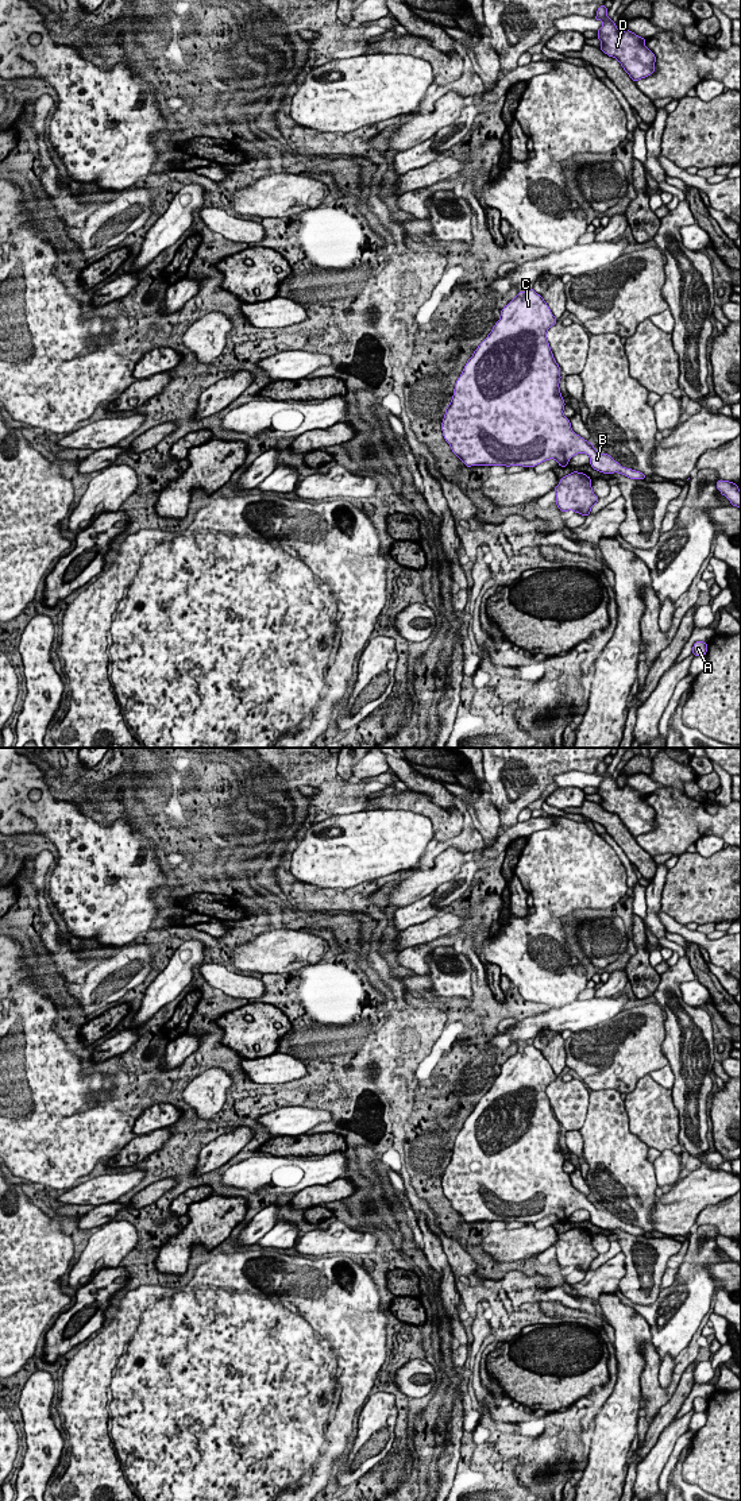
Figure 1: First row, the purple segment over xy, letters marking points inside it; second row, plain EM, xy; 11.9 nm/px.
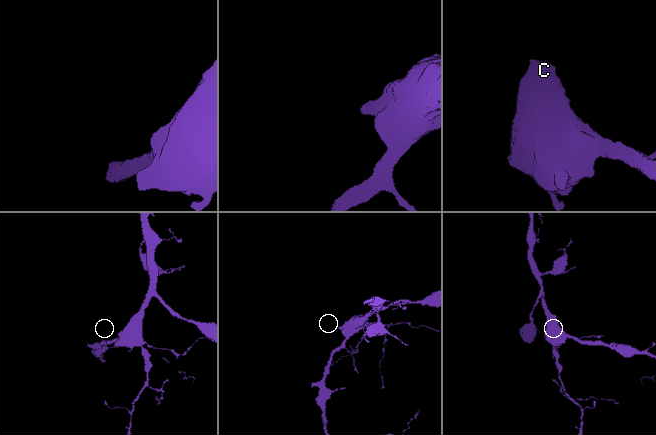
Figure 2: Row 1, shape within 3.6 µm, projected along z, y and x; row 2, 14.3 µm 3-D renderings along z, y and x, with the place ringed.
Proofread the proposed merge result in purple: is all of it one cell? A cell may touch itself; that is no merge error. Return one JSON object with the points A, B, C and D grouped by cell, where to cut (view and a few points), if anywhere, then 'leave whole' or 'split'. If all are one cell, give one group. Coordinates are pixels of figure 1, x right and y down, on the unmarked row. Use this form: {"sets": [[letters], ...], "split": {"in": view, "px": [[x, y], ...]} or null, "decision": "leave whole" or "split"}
{"sets": [["A", "B", "C", "D"]], "split": null, "decision": "leave whole"}

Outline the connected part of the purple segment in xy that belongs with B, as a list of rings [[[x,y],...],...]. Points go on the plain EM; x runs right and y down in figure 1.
[[[533,1045],[520,1047],[501,1066],[501,1073],[487,1093],[467,1116],[454,1145],[454,1151],[445,1165],[441,1186],[452,1208],[464,1222],[522,1222],[534,1223],[548,1215],[555,1215],[560,1223],[567,1223],[576,1209],[587,1209],[594,1226],[603,1230],[620,1228],[630,1235],[644,1235],[645,1230],[622,1223],[607,1209],[599,1209],[590,1197],[576,1191],[570,1174],[563,1170],[566,1162],[560,1150],[560,1123],[555,1118],[547,1087],[557,1079],[544,1054]]]

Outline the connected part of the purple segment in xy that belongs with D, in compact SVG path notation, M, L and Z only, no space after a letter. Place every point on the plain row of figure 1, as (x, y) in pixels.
M601 761L594 776L602 776L598 786L599 803L609 813L615 814L629 833L636 838L655 827L656 813L645 803L647 795L625 784L620 788L613 775L607 772L607 764Z

